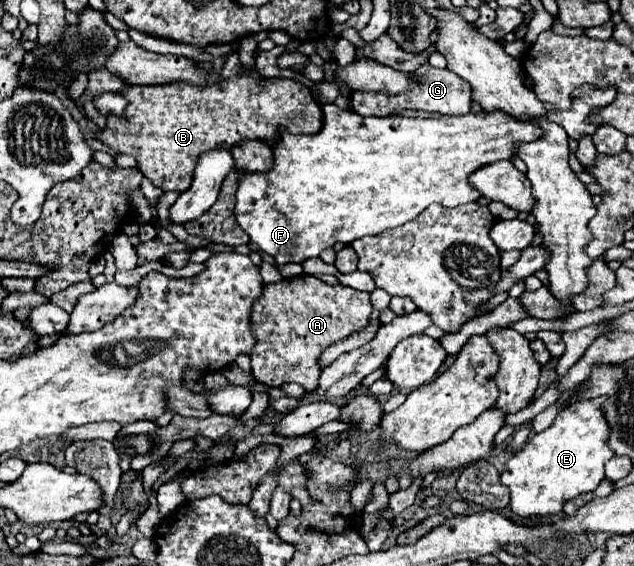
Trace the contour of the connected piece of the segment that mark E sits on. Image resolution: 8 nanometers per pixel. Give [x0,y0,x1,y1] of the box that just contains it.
[501,398,613,518]

